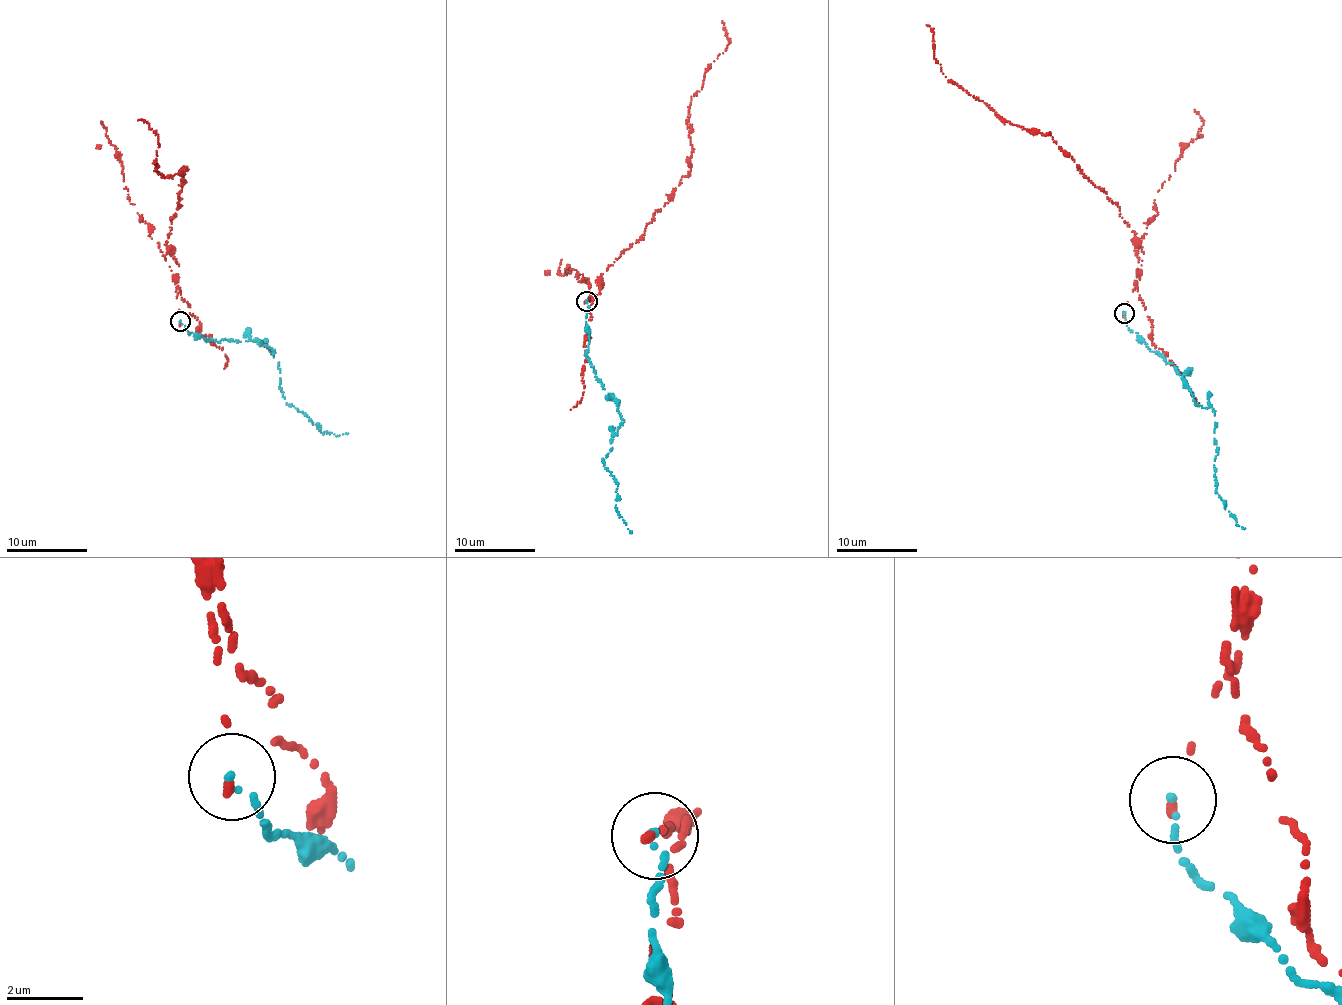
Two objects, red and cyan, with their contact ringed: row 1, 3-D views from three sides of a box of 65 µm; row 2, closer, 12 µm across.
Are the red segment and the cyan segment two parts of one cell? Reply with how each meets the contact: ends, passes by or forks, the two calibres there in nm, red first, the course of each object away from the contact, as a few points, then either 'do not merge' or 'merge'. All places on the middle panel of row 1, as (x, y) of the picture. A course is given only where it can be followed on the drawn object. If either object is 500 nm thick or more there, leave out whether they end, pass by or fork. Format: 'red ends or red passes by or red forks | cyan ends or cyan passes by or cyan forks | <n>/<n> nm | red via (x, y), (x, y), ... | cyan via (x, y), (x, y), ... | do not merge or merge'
red ends | cyan ends | 190/150 nm | red via (586, 302), (600, 276), (644, 233), (688, 175), (688, 110), (702, 89), (705, 69), (730, 42), (722, 21) | cyan via (586, 302), (587, 357), (622, 419), (611, 450), (602, 459), (618, 486), (616, 500), (631, 533) | do not merge

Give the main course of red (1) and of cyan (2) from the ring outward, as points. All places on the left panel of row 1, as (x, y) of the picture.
1: (180, 322), (166, 258), (187, 169), (158, 174), (153, 163), (158, 134), (138, 120)
2: (180, 322), (189, 334), (209, 340), (253, 339), (272, 350), (286, 402), (319, 430), (348, 433)

